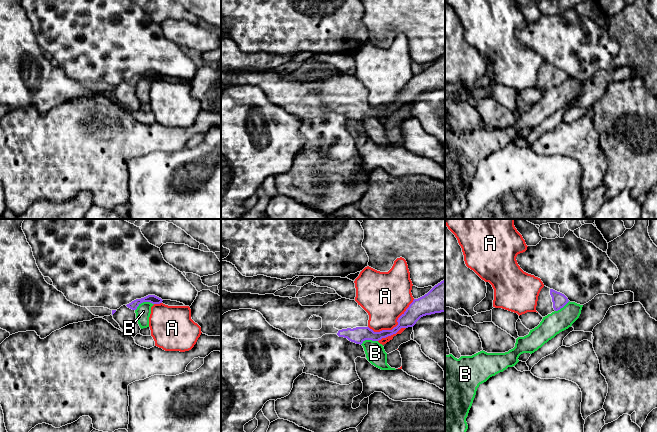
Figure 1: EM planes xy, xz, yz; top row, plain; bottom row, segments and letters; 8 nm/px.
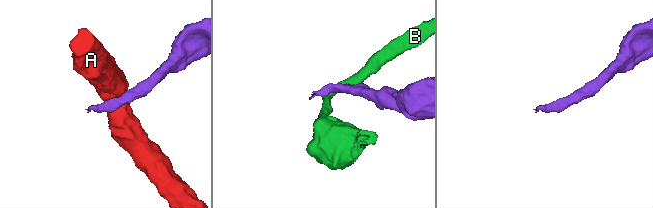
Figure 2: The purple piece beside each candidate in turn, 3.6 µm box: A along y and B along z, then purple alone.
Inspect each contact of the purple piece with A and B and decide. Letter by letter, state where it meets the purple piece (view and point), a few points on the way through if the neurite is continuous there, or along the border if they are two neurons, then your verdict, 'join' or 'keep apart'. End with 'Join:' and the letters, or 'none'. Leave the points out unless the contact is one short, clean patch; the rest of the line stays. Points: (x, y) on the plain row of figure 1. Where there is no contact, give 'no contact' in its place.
A: meets purple in xz at (396, 102); keep apart
B: meets purple in xy at (143, 77); border along xy (153, 79), (142, 78), (135, 86); keep apart
Join: none

